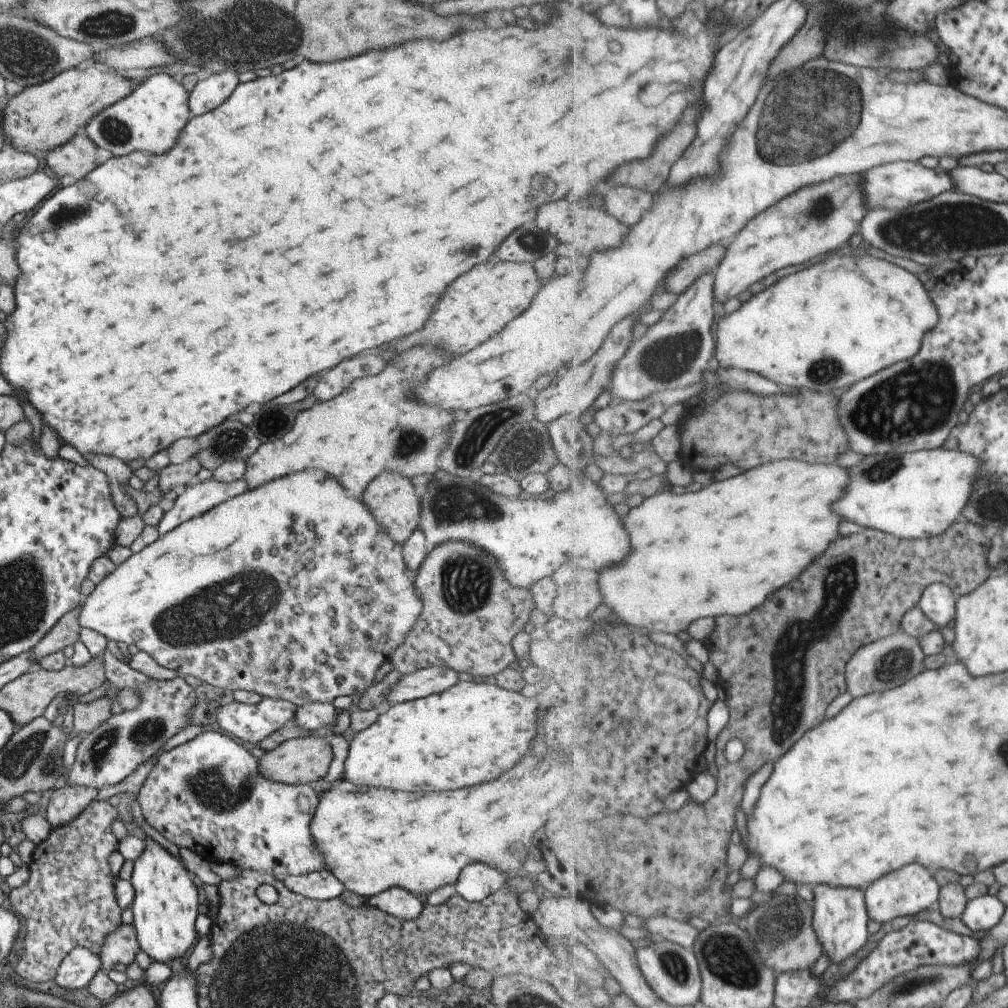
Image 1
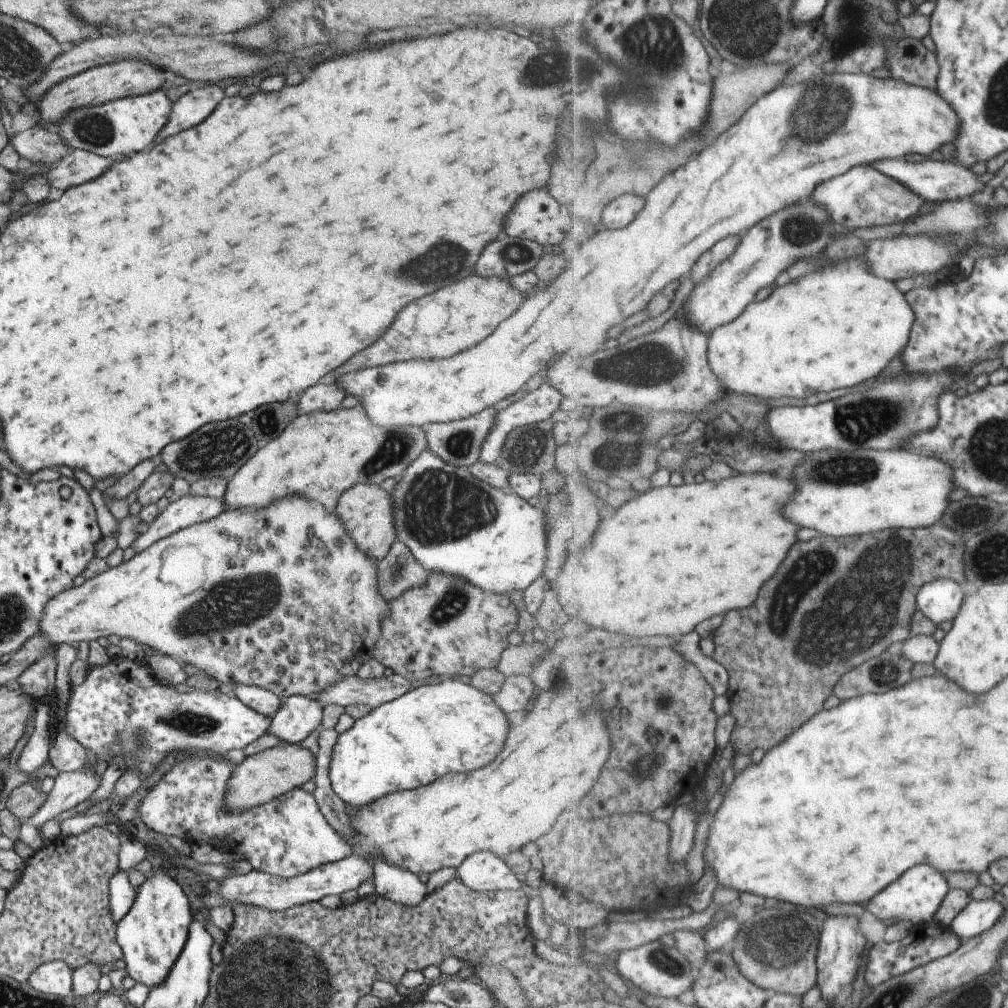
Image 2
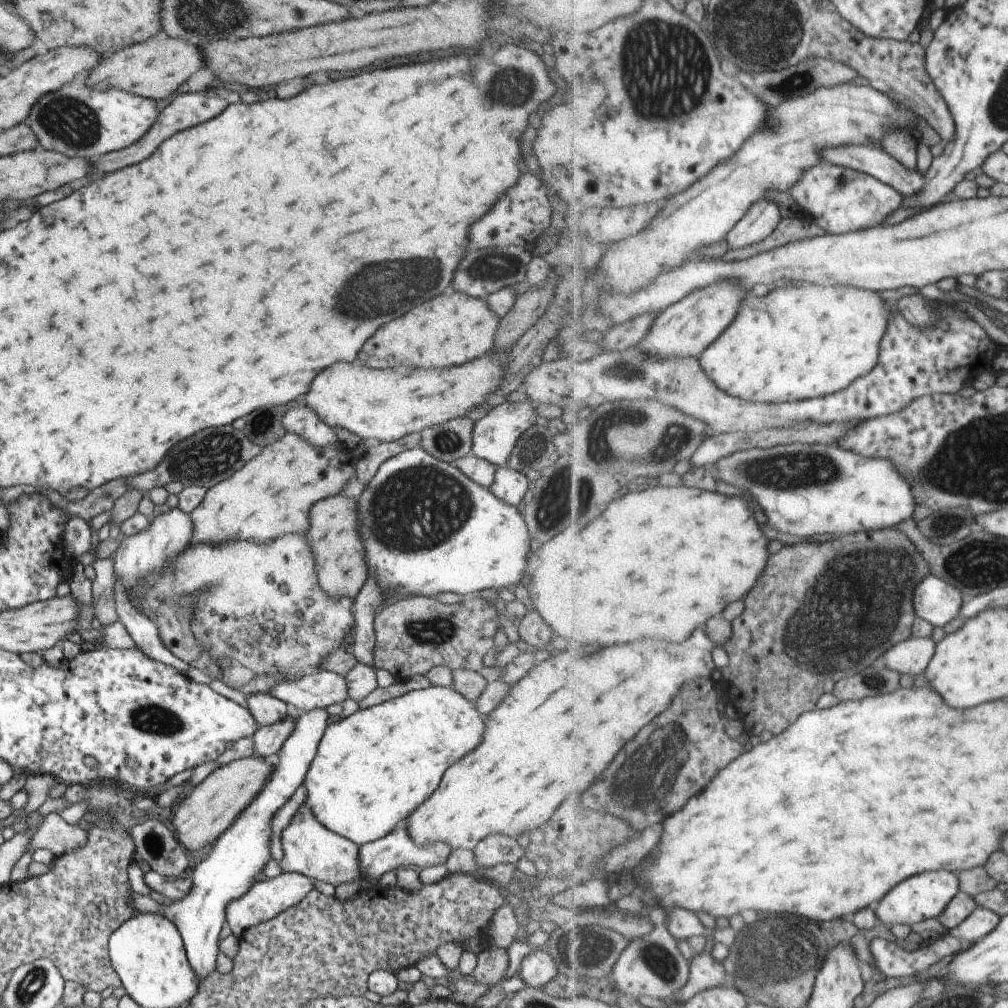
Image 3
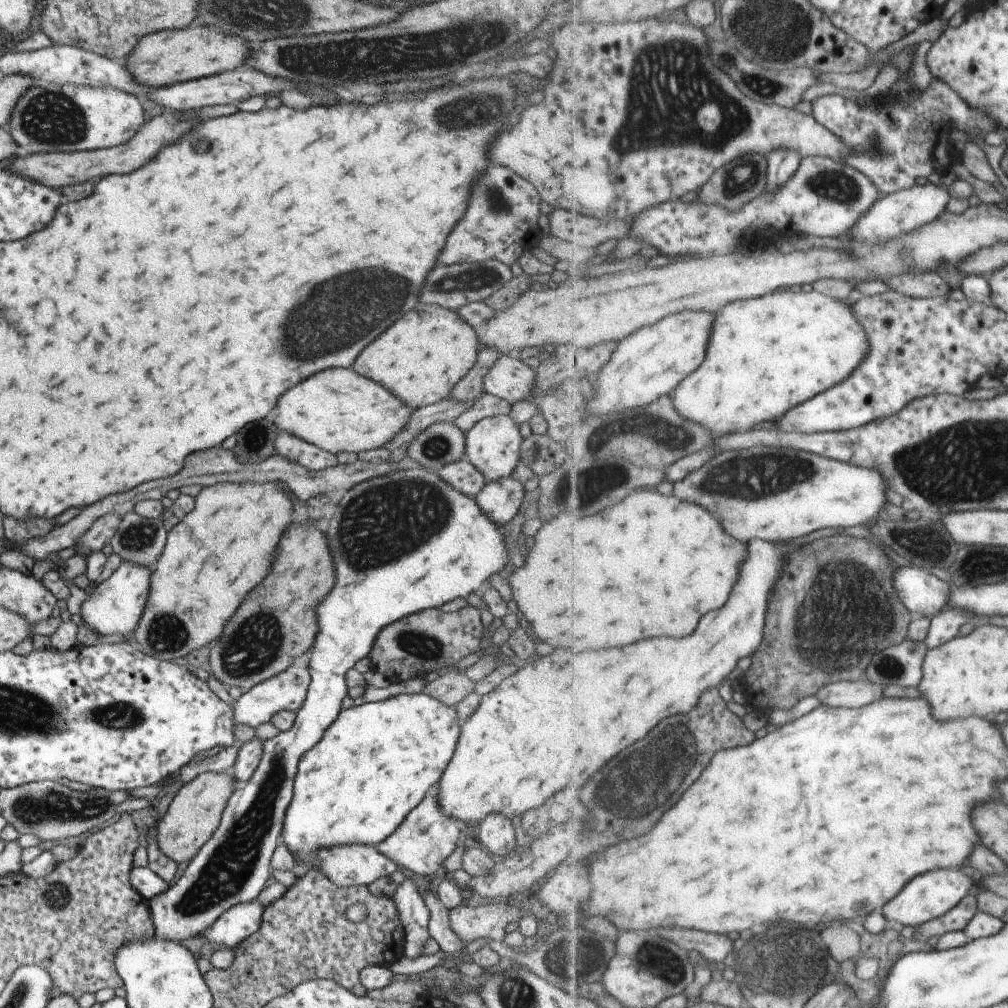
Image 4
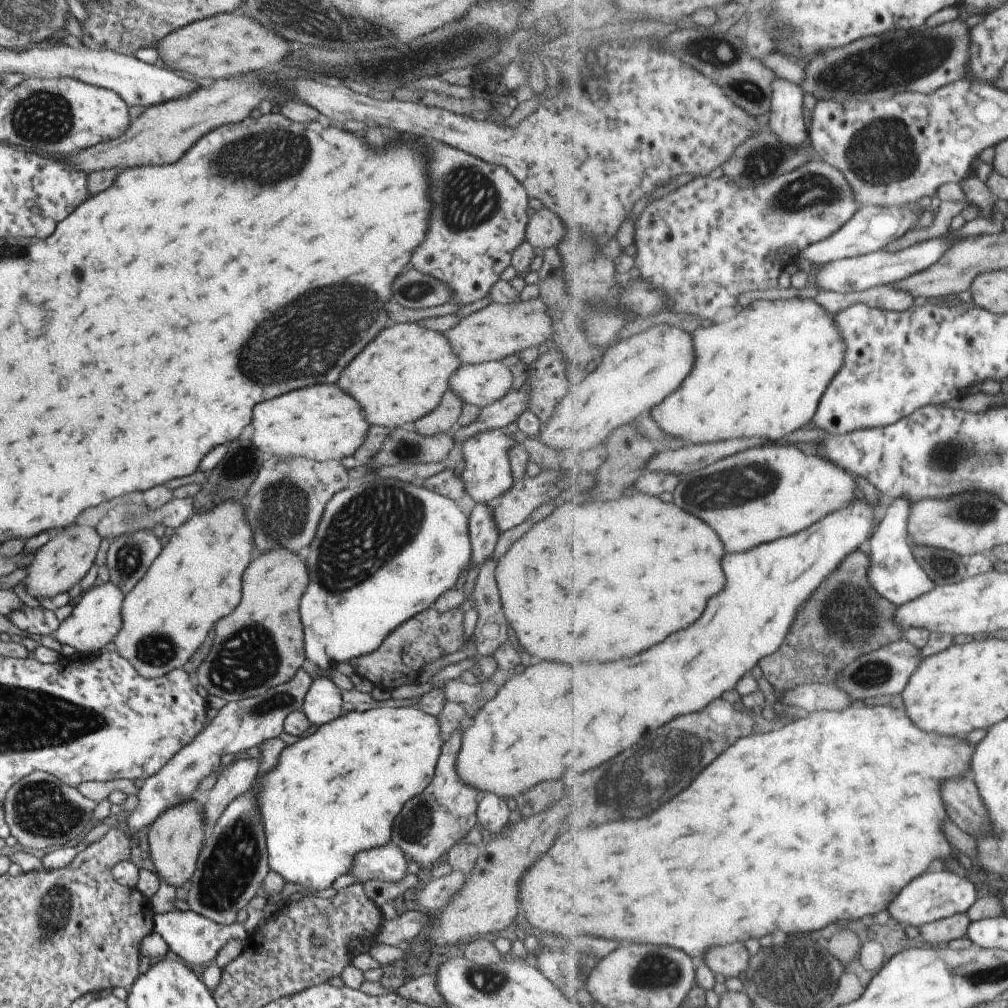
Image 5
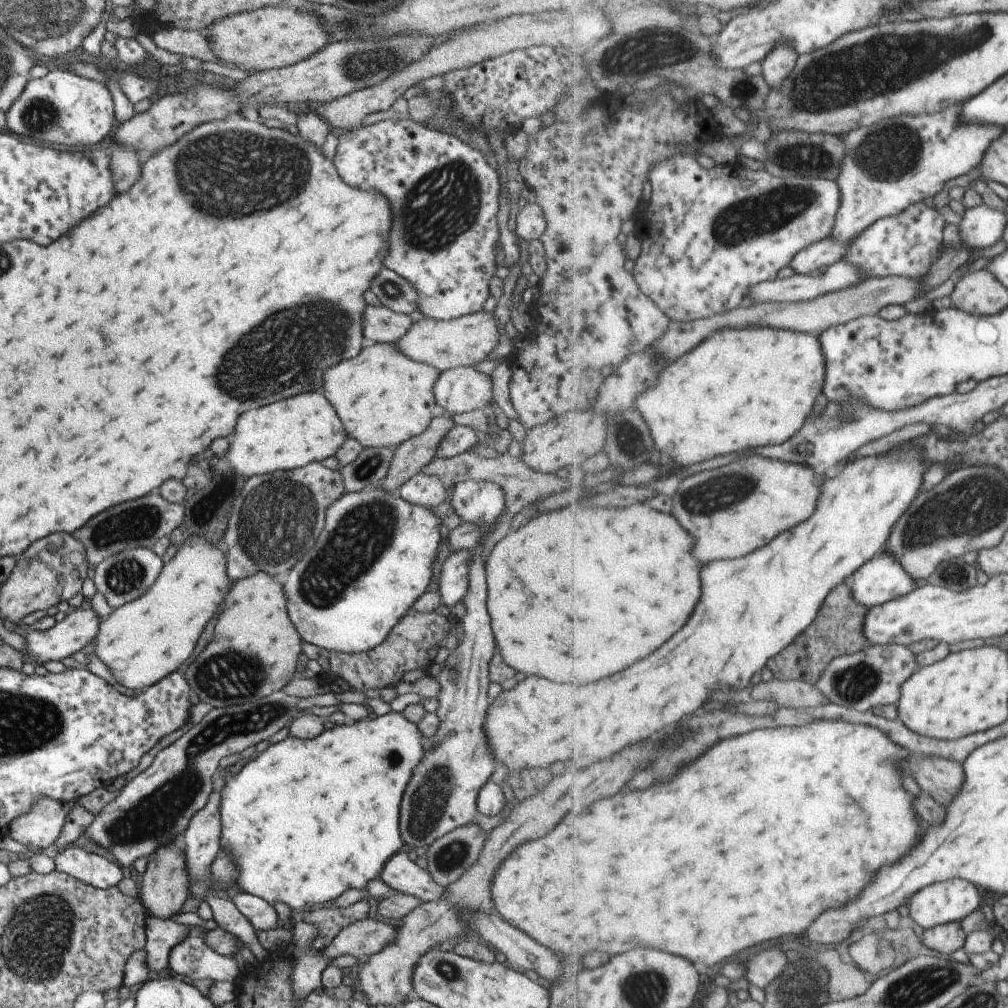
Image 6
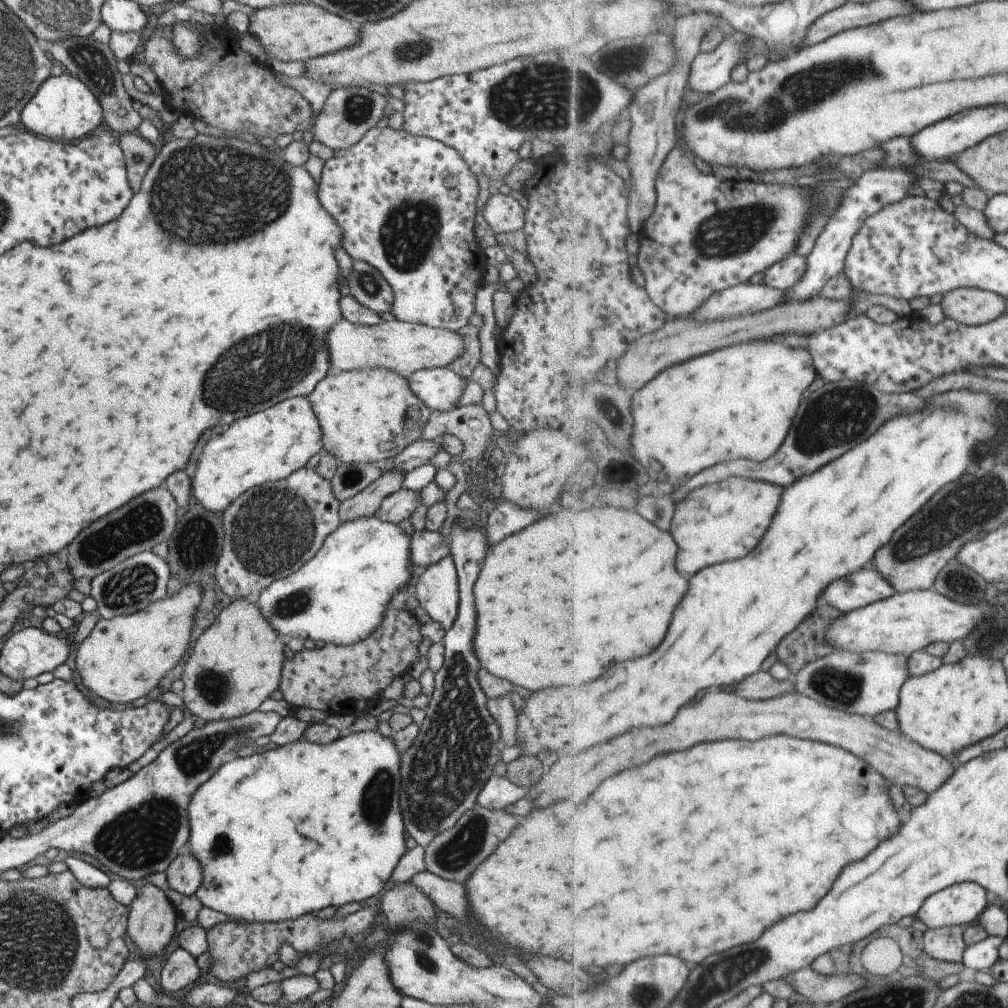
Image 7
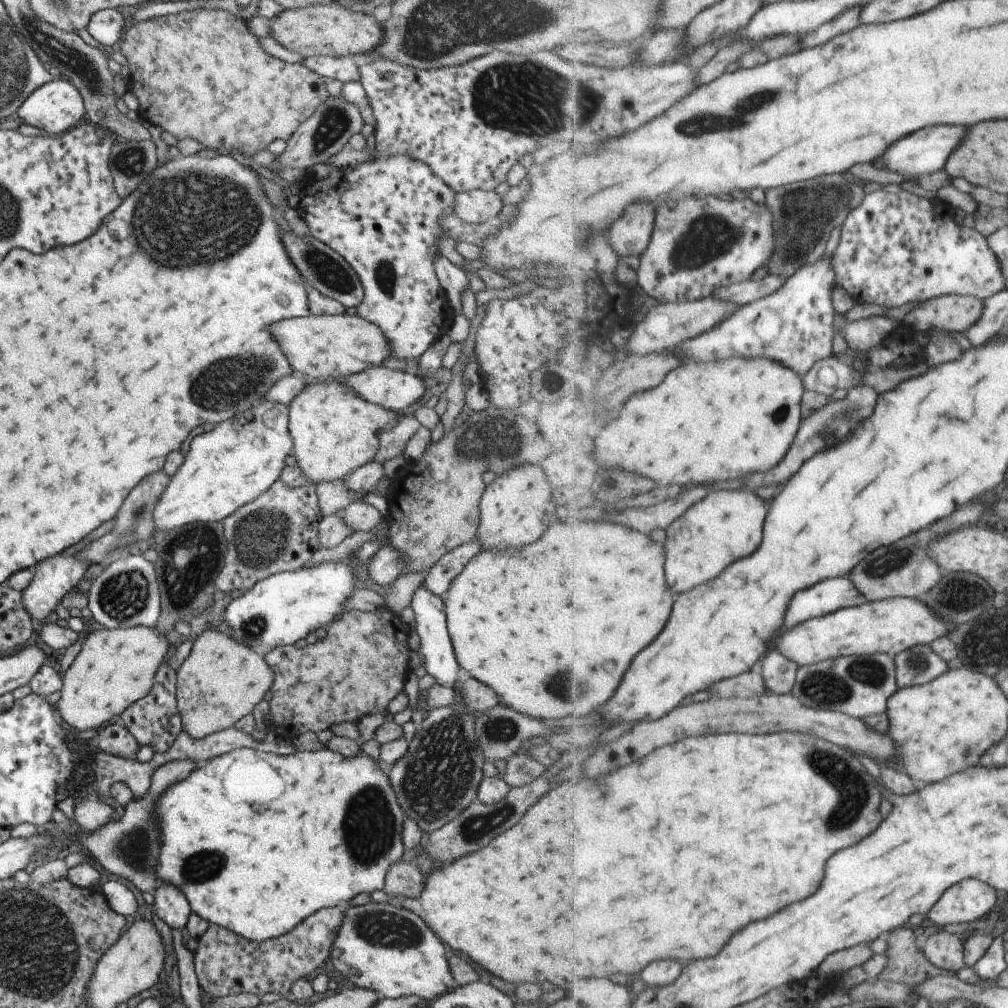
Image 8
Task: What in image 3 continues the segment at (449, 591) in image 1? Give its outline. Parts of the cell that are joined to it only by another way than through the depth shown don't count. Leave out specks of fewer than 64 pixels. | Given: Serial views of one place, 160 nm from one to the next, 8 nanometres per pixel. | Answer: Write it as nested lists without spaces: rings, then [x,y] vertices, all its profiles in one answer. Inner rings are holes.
[[[417,595],[403,597],[394,603],[383,605],[374,616],[372,664],[375,668],[390,672],[396,682],[411,678],[415,674],[425,676],[428,670],[439,665],[449,667],[452,671],[455,669],[478,671],[483,664],[482,653],[486,649],[493,648],[492,636],[501,628],[499,621],[493,602],[474,601],[465,597],[460,603],[442,604],[432,597]]]

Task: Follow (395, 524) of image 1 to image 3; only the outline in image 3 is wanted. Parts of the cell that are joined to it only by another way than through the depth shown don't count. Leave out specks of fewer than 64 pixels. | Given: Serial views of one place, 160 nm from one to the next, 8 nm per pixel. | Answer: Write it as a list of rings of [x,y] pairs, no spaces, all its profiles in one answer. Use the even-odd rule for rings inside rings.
[[[335,495],[325,497],[313,504],[309,511],[310,524],[305,532],[310,544],[310,551],[314,558],[314,571],[318,580],[318,587],[323,589],[331,598],[345,595],[351,597],[359,592],[359,589],[366,581],[366,552],[362,547],[362,542],[358,533],[358,512],[355,498]]]

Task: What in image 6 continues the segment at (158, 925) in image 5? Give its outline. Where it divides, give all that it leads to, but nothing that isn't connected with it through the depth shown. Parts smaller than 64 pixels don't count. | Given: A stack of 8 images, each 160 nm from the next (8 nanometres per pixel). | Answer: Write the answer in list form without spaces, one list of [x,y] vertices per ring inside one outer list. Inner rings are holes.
[[[189,926],[185,940],[175,944],[165,960],[166,969],[191,980],[211,980],[235,983],[237,964],[226,955],[213,952],[205,942],[206,929]]]

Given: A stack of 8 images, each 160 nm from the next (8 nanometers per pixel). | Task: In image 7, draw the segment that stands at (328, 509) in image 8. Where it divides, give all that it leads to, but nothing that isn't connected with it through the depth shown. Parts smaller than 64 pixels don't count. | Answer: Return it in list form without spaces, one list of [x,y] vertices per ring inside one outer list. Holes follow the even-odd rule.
[[[381,462],[339,464],[330,485],[337,500],[345,500],[355,496],[370,482],[381,476]]]

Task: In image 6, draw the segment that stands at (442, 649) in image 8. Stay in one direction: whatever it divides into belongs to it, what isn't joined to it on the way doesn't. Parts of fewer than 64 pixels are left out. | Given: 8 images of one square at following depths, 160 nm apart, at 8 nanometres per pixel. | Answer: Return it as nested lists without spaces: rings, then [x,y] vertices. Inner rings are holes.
[[[471,549],[452,552],[441,564],[441,570],[435,573],[437,576],[440,601],[449,608],[453,607],[465,595],[467,580],[469,580],[469,560]]]

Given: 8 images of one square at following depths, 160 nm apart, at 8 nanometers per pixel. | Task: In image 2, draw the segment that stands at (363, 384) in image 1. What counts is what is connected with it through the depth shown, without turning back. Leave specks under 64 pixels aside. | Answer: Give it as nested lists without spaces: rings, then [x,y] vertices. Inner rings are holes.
[[[359,403],[350,408],[337,407],[330,411],[313,411],[289,421],[277,438],[259,445],[255,454],[233,472],[222,499],[225,509],[257,510],[266,507],[272,500],[297,493],[317,501],[329,512],[334,512],[338,497],[345,491],[359,483],[378,484],[391,476],[398,478],[404,468],[427,450],[426,446],[425,428],[403,425],[386,429],[374,425]]]

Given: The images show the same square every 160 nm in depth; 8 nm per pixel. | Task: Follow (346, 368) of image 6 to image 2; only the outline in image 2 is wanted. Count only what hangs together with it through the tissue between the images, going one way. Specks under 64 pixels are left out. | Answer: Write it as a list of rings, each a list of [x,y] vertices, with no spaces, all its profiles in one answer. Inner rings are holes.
[[[471,271],[467,276],[423,296],[421,300],[415,300],[413,304],[409,304],[409,308],[403,308],[397,314],[389,330],[375,344],[361,352],[361,360],[365,356],[365,360],[371,360],[372,367],[375,367],[393,361],[444,359],[479,344],[500,322],[508,319],[523,300],[521,292],[509,284],[508,278],[498,278],[497,275],[484,277]]]

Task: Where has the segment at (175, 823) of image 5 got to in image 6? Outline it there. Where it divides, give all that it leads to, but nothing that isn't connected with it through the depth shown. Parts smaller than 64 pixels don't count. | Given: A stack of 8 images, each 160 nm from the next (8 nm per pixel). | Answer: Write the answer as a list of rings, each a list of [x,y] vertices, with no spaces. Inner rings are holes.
[[[169,842],[165,846],[160,845],[147,859],[138,899],[144,911],[149,912],[149,914],[146,914],[147,917],[167,920],[180,912],[185,898],[187,898],[188,892],[192,888],[190,880],[187,880],[183,853],[175,846],[174,842]]]

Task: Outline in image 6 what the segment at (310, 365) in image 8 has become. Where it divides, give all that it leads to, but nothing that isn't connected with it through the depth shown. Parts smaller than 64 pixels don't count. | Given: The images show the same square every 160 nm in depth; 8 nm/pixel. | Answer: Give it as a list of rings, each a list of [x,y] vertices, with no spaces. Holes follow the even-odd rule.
[[[478,311],[449,321],[423,318],[411,322],[409,330],[405,330],[405,334],[397,338],[393,344],[397,352],[401,352],[405,358],[413,362],[429,364],[435,370],[443,371],[485,361],[487,354],[497,346],[497,338],[499,338],[499,328],[491,313]]]

